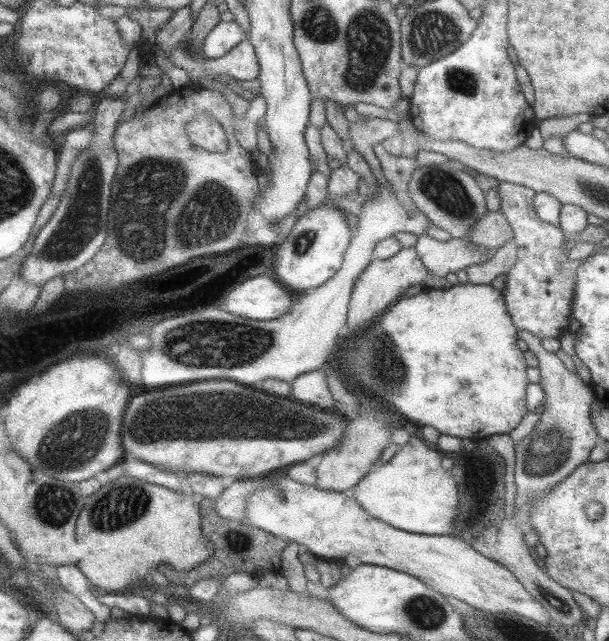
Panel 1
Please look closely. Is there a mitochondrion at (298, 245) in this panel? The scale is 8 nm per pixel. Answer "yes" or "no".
no

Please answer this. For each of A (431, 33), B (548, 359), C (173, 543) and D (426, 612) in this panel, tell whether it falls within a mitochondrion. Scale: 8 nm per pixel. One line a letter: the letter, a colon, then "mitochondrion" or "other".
A: mitochondrion
B: other
C: other
D: mitochondrion

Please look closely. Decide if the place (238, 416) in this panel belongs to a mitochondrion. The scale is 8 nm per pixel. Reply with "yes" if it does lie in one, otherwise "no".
yes

